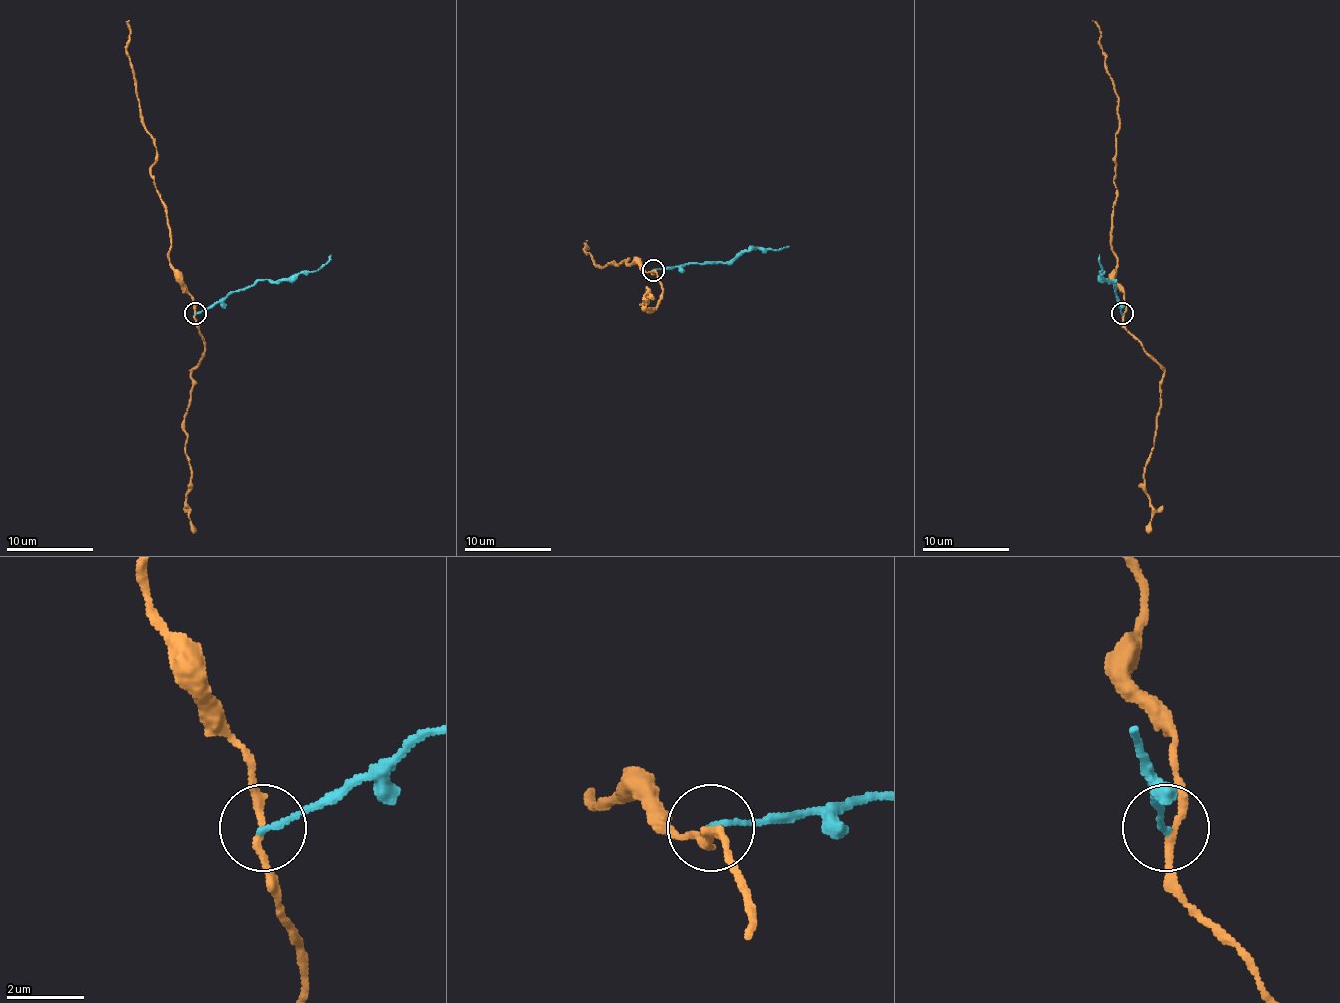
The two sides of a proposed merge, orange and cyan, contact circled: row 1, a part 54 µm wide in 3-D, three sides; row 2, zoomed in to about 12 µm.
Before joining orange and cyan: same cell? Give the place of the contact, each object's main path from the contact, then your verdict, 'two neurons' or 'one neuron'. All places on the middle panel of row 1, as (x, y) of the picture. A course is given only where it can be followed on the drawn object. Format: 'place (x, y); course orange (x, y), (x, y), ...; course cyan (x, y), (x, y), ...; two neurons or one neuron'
place (653, 270); course orange (653, 272), (633, 263), (627, 265), (629, 258), (600, 267), (585, 250), (587, 241); course cyan (653, 269), (679, 267), (688, 263), (736, 261), (755, 248), (788, 248); two neurons

